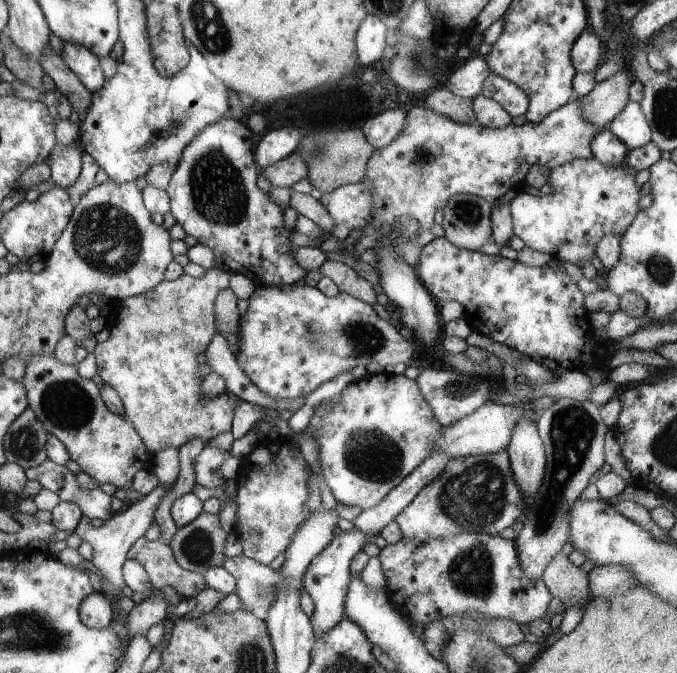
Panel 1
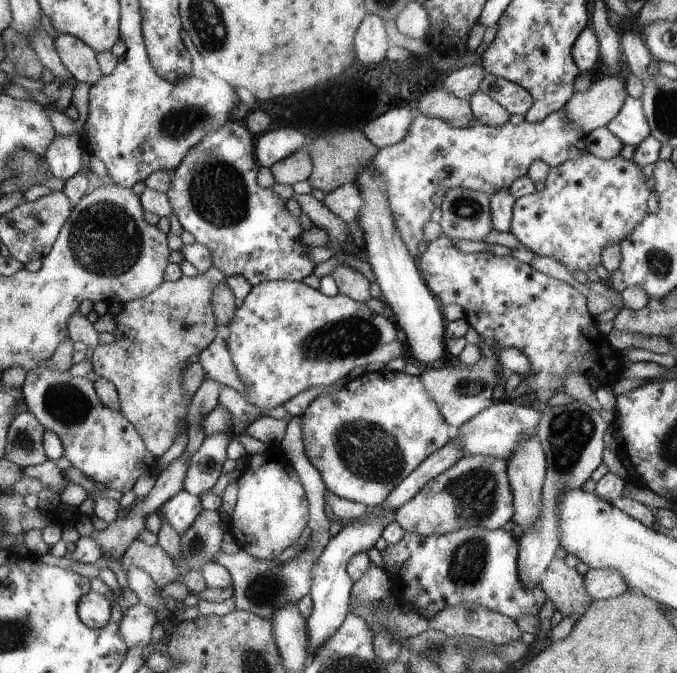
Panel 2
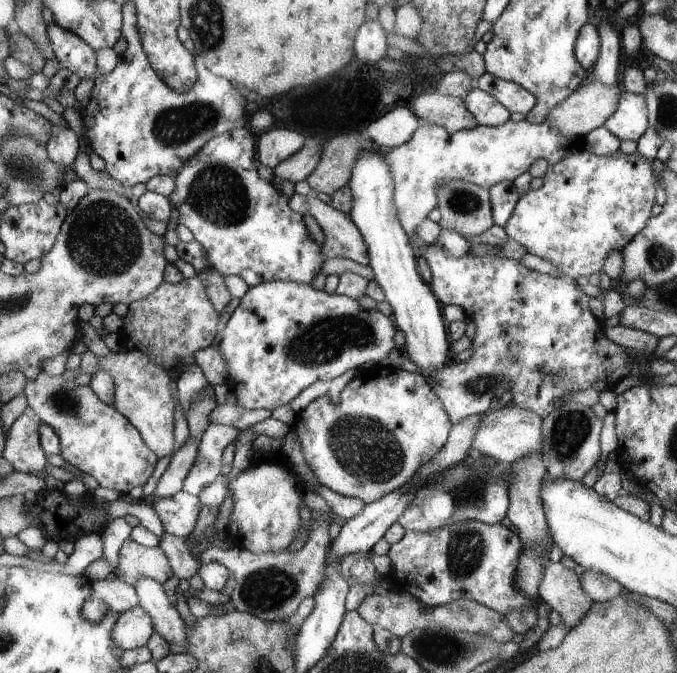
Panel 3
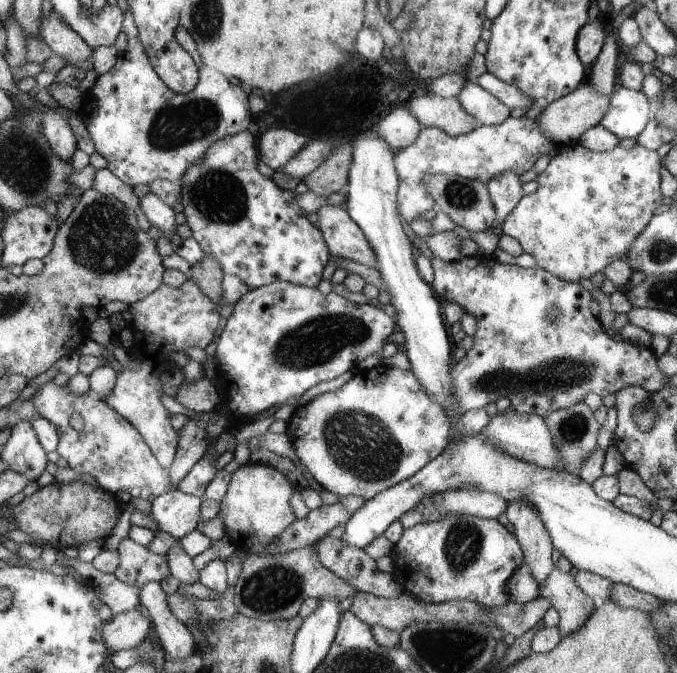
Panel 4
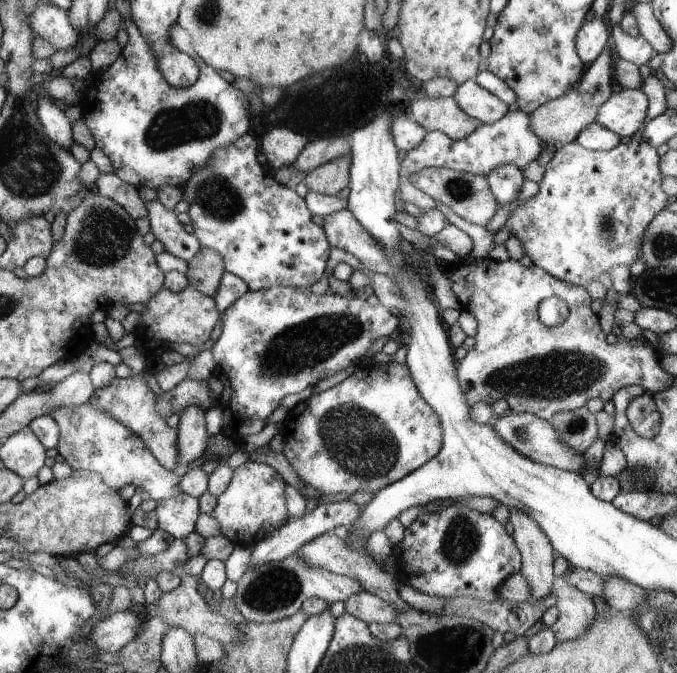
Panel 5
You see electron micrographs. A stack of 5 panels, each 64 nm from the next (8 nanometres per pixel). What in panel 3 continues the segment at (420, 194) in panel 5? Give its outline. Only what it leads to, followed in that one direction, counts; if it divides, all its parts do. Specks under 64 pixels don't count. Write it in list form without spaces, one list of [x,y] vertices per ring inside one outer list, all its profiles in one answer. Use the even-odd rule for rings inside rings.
[[[509,119],[498,126],[476,125],[470,130],[452,134],[444,126],[428,124],[420,120],[420,126],[406,144],[382,150],[384,162],[391,167],[395,179],[395,206],[399,210],[400,222],[408,236],[414,240],[416,226],[426,219],[439,204],[436,188],[448,180],[464,180],[484,188],[510,180],[528,172],[538,158],[556,164],[574,152],[581,140],[575,136],[560,134],[547,120],[542,124]]]

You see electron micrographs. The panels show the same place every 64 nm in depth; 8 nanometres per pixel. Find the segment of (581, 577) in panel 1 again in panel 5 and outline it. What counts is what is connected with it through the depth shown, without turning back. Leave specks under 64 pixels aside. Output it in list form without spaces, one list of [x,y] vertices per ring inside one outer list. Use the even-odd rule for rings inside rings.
[[[564,575],[555,576],[552,582],[552,594],[556,596],[559,617],[550,630],[557,642],[566,642],[584,638],[586,630],[596,622],[596,606],[589,594],[570,586]]]

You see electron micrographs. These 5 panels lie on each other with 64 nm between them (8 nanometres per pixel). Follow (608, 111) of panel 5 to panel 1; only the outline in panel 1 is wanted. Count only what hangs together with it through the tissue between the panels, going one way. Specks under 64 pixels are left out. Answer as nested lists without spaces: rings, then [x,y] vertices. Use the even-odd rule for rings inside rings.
[[[630,100],[618,116],[606,126],[629,150],[642,148],[651,142],[652,129],[640,103]]]

